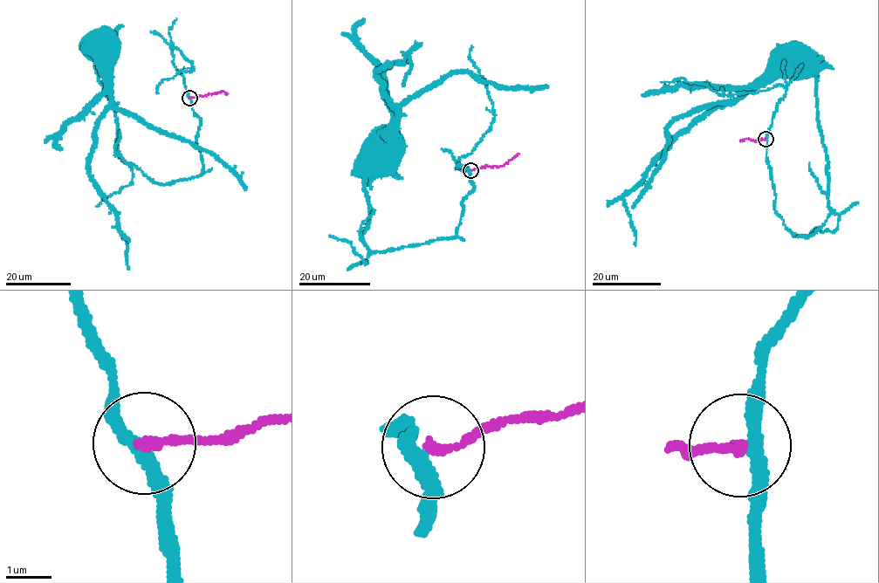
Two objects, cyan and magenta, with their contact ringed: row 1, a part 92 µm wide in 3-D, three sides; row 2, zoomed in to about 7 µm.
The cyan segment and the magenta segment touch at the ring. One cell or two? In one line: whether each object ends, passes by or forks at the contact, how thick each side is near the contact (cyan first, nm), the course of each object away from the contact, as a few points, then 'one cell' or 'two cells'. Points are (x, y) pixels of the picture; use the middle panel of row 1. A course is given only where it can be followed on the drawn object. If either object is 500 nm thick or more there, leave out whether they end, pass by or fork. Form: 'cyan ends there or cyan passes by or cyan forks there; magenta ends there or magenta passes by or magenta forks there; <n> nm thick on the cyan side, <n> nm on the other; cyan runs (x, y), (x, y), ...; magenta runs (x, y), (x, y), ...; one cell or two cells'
cyan passes by; magenta ends there; 280 nm thick on the cyan side, 220 nm on the other; cyan runs (470, 170), (474, 187), (456, 235), (370, 250), (361, 236), (371, 217), (364, 170), (369, 140), (387, 133); magenta runs (470, 170), (502, 167), (518, 154); two cells

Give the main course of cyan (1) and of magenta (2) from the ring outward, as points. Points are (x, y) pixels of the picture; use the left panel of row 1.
1: (189, 98), (203, 171), (152, 181), (118, 148), (116, 112), (85, 42), (101, 40), (101, 48)
2: (189, 98), (223, 91), (228, 94)

